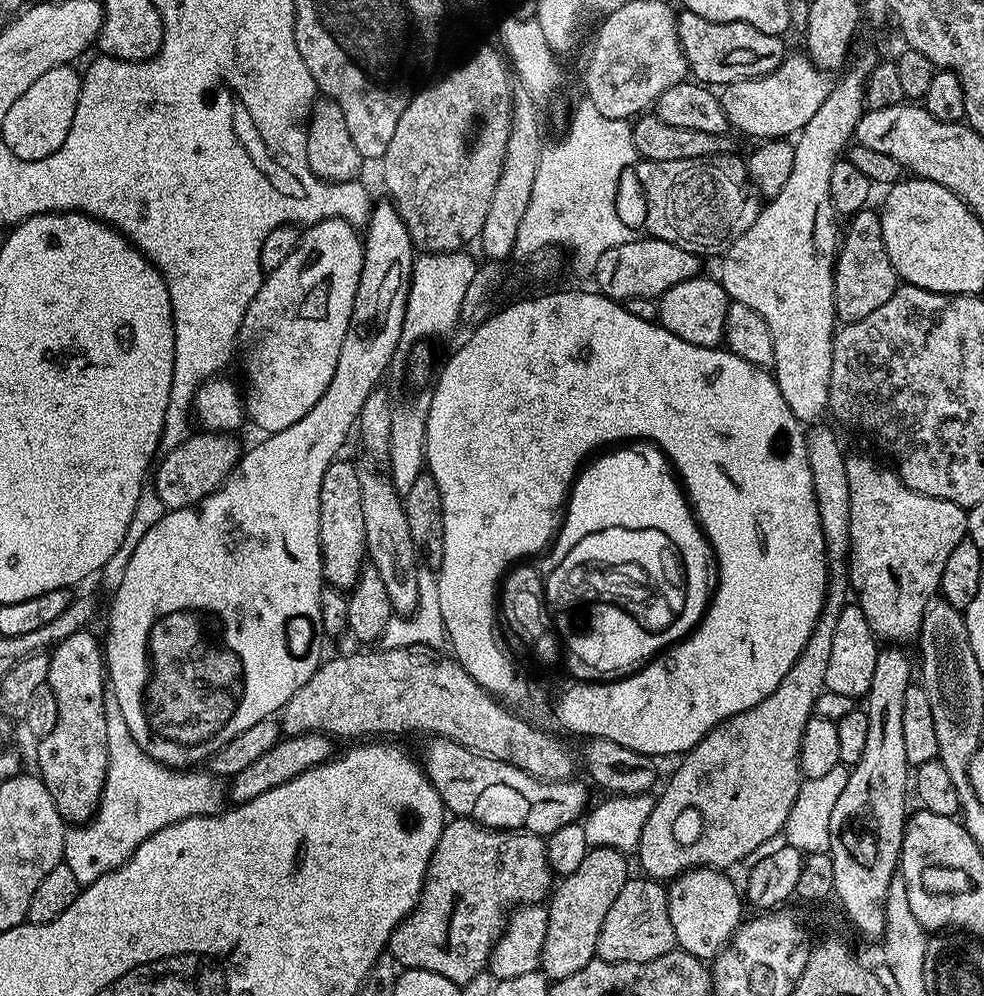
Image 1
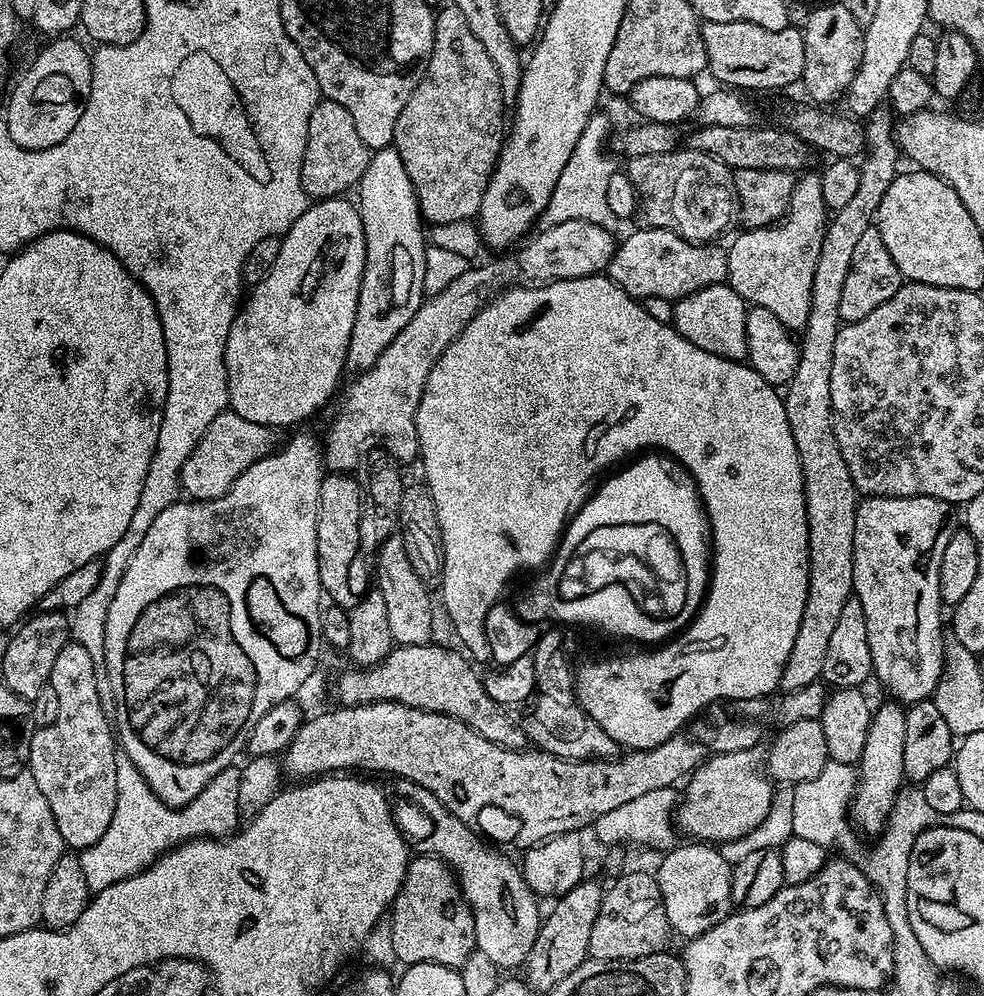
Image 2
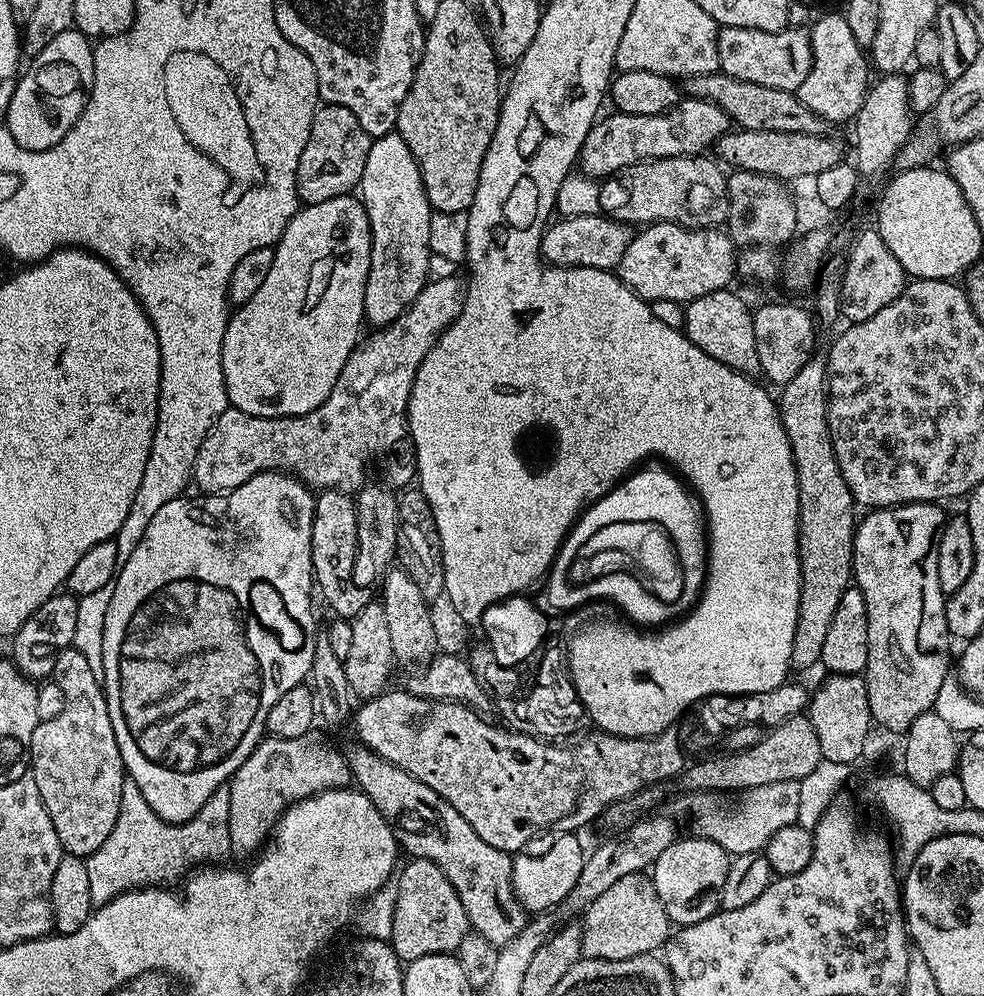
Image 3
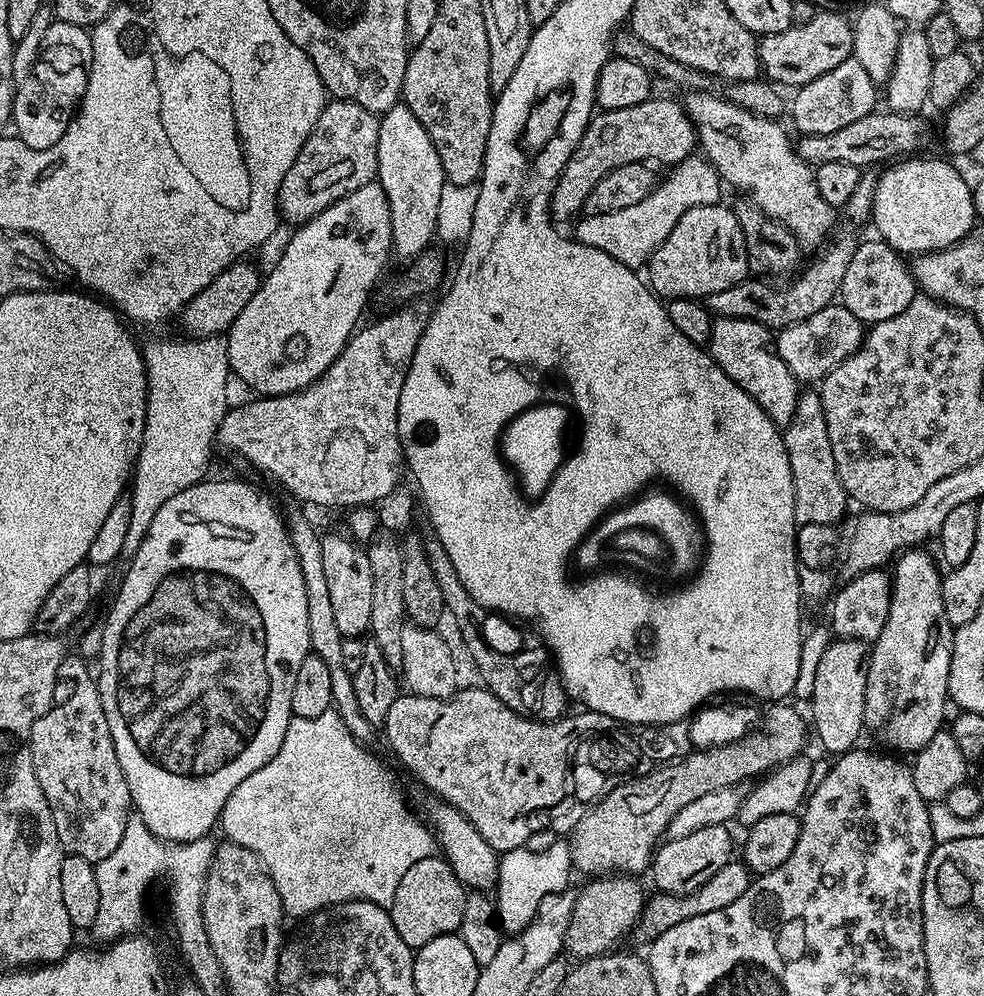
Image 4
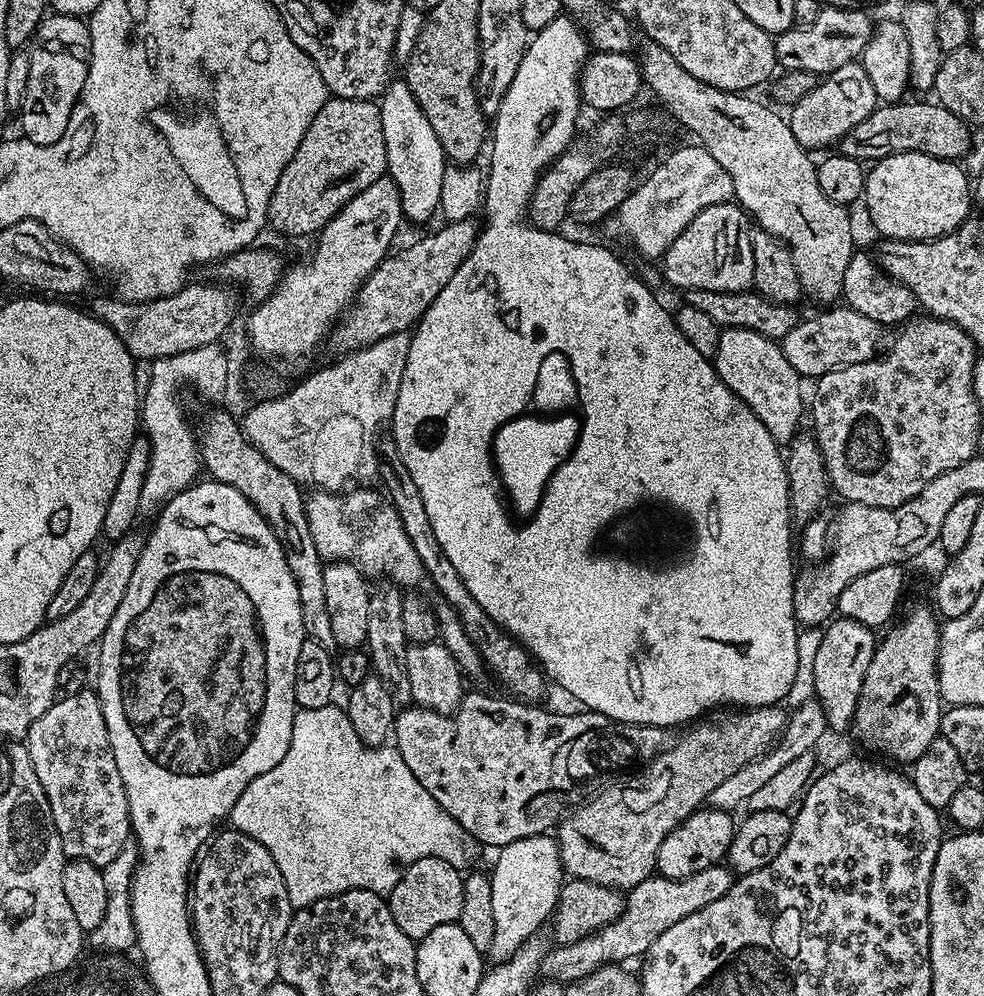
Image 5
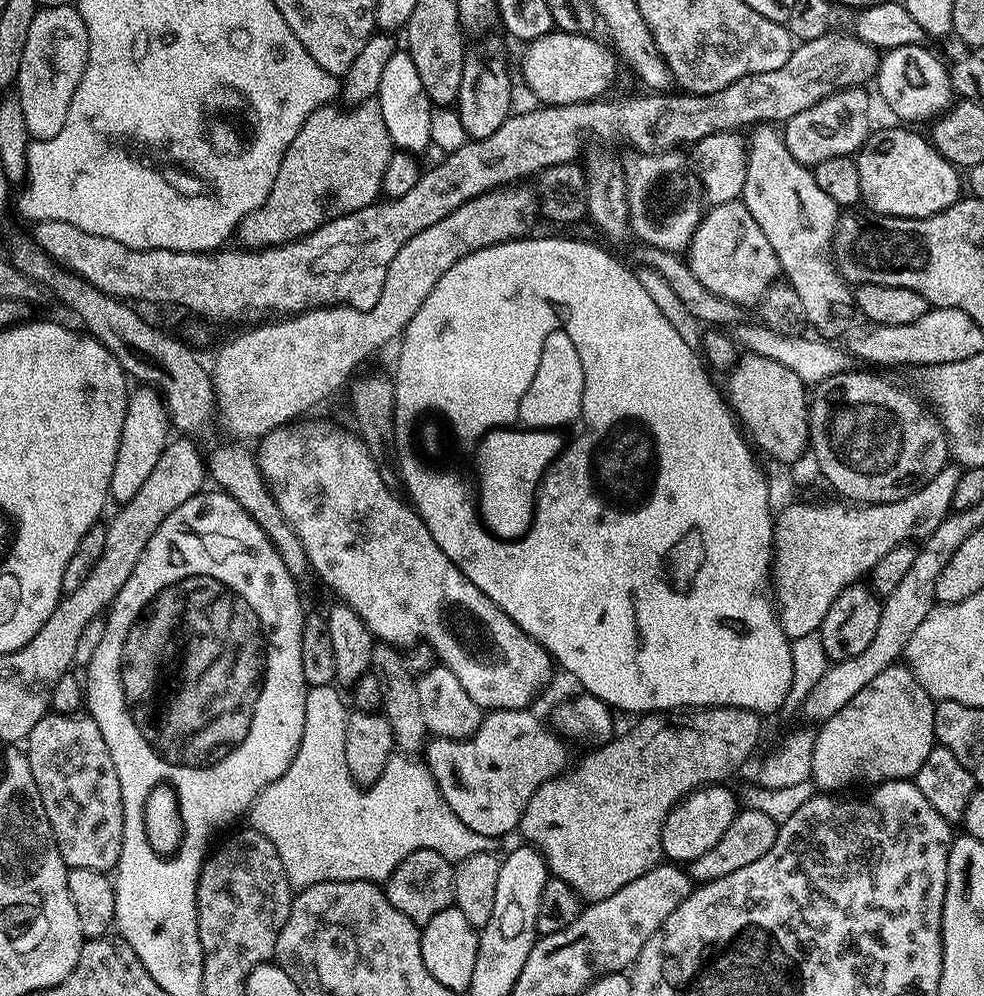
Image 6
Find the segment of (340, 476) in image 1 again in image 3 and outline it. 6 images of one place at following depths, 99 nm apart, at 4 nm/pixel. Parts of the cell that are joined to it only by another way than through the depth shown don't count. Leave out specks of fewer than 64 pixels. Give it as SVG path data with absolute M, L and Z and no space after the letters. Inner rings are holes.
M321 491L315 497L312 513L312 572L319 595L324 595L325 602L342 620L351 621L370 602L367 590L352 577L359 550L355 499L346 492Z

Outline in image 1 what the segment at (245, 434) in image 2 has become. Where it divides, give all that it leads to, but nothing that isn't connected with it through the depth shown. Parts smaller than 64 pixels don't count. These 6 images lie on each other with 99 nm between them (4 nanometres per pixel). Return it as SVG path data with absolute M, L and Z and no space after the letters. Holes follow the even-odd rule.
M205 431L198 434L189 435L176 448L167 449L155 465L154 487L166 510L191 508L212 492L217 492L242 456L242 448L236 445L235 435Z

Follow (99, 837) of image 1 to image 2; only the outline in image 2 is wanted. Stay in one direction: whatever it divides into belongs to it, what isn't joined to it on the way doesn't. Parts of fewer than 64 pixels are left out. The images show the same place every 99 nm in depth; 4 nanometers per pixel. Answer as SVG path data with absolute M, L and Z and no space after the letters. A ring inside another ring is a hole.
M120 754L116 757L118 774L118 798L114 806L114 818L106 826L106 834L98 838L94 846L79 853L82 870L86 873L89 893L95 894L122 882L139 872L145 872L152 863L166 852L171 852L187 840L223 840L235 833L242 824L238 806L238 789L242 787L241 769L233 766L222 770L204 787L202 794L181 808L172 808L142 778L138 766L130 758Z

